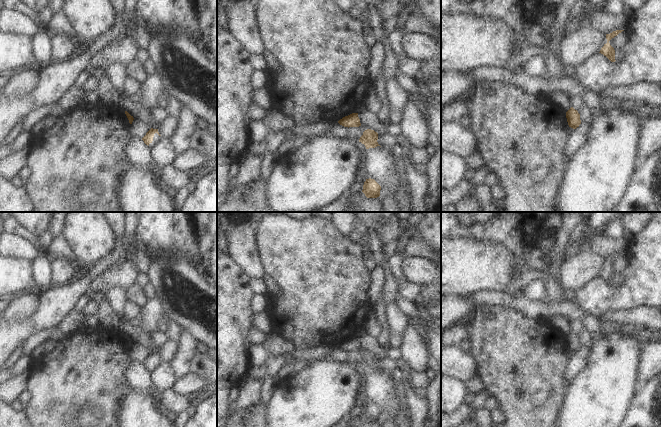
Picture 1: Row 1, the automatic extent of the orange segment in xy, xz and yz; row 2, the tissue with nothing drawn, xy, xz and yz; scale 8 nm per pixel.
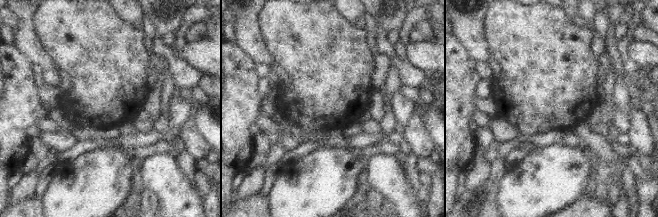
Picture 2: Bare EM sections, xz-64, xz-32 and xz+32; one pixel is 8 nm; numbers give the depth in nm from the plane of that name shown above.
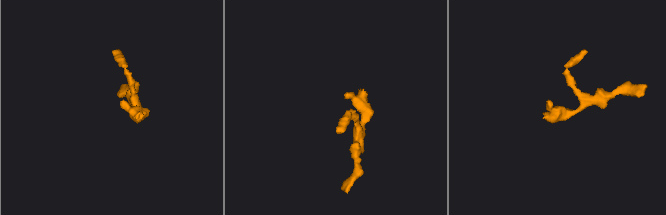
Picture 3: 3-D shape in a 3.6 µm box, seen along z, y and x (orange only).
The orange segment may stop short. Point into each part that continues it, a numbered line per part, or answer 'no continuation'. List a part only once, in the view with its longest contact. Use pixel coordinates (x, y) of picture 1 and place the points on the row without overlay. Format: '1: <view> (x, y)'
1: xy (156, 362).

